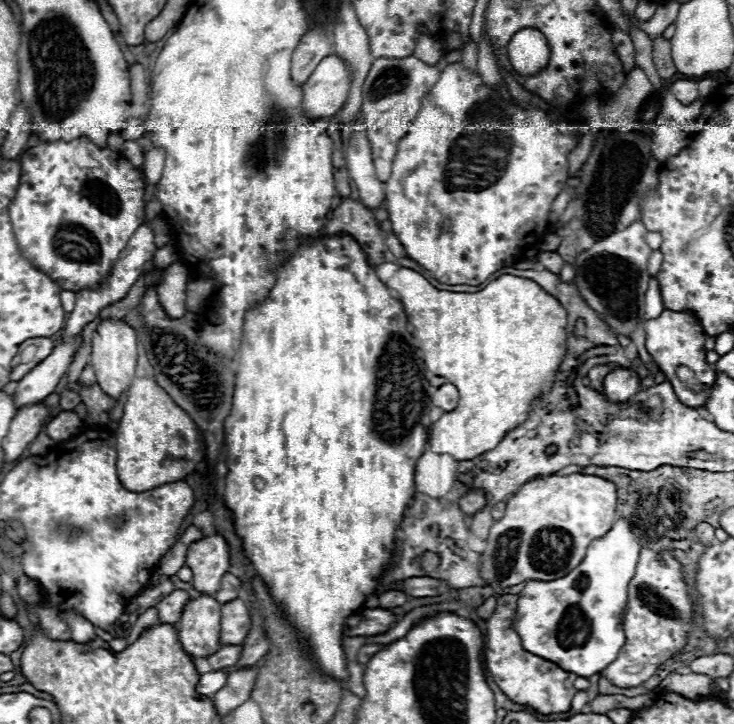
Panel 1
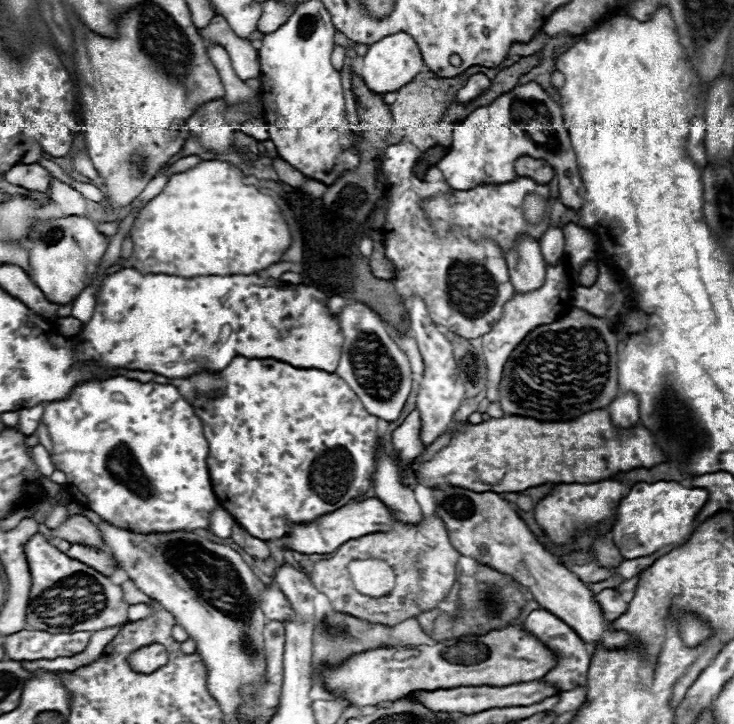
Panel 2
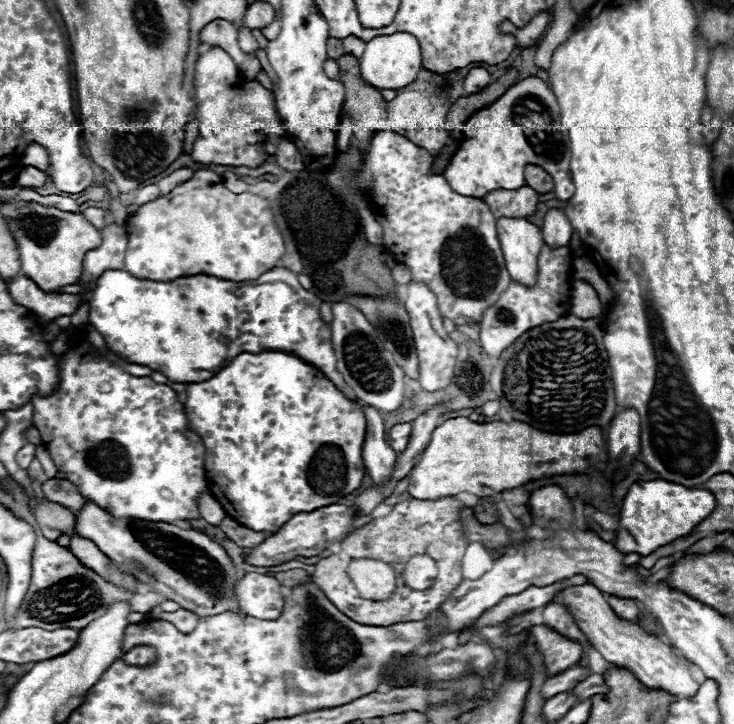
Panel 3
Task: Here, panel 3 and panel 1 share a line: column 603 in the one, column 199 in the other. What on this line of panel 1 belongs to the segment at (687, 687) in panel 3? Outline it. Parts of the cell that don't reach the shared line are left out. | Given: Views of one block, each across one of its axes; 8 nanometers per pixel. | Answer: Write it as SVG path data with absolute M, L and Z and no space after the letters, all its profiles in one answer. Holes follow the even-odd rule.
M198 594L188 600L180 622L174 624L180 644L188 654L208 658L220 648L220 608L208 594Z

